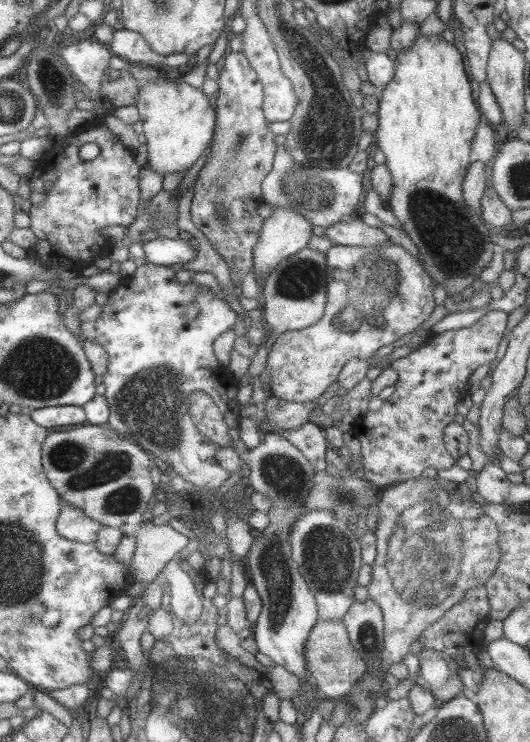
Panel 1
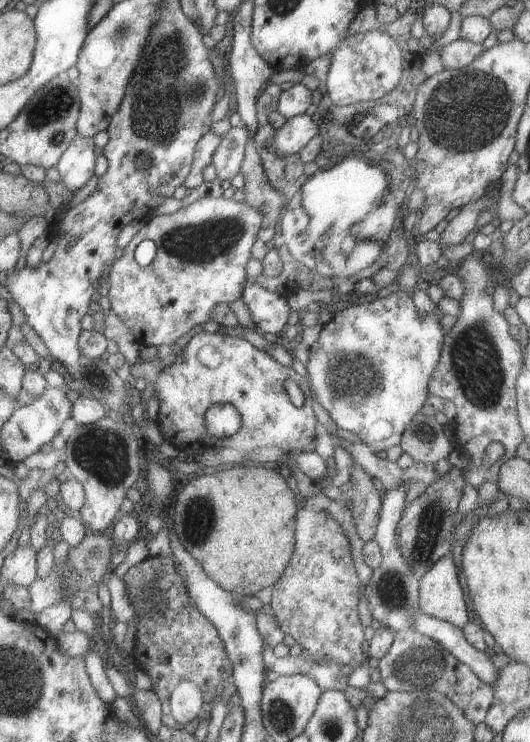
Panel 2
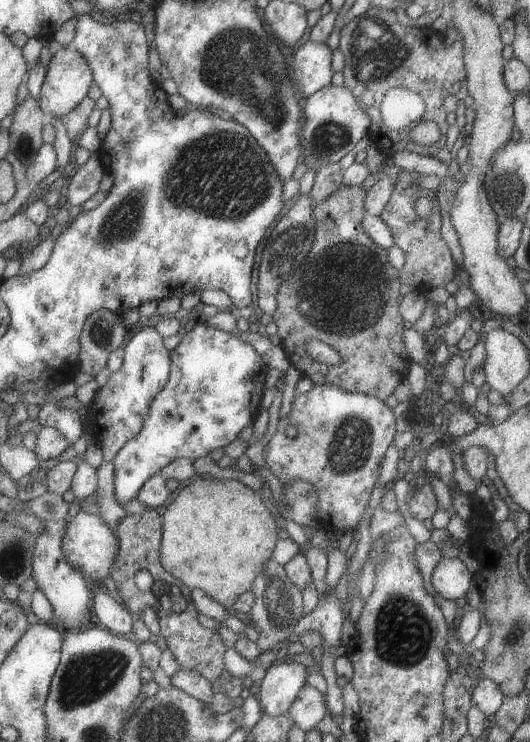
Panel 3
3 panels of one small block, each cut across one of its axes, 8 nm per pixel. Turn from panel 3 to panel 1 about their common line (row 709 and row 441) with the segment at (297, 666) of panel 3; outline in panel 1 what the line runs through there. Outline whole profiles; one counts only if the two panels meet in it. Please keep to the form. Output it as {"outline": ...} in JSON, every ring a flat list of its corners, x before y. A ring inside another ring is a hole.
{"outline":[[266,432,261,445,244,450,241,455,241,460,251,468,249,483,253,490,263,493,273,502,267,514,270,522,262,530,263,537,254,540,251,552,245,560,252,573,251,581,257,586,264,602,253,637,259,652,299,677,301,691,299,697,294,697,292,702,299,717,298,721,304,722,309,719,310,713,314,711,313,707,321,698,317,683,311,684,307,680,307,672,310,671,306,660,307,641,313,627,319,622,320,614,317,597,303,577,299,564,295,562,291,532,297,520,309,512,305,502,317,485,314,478,315,467,299,447,279,432]]}

